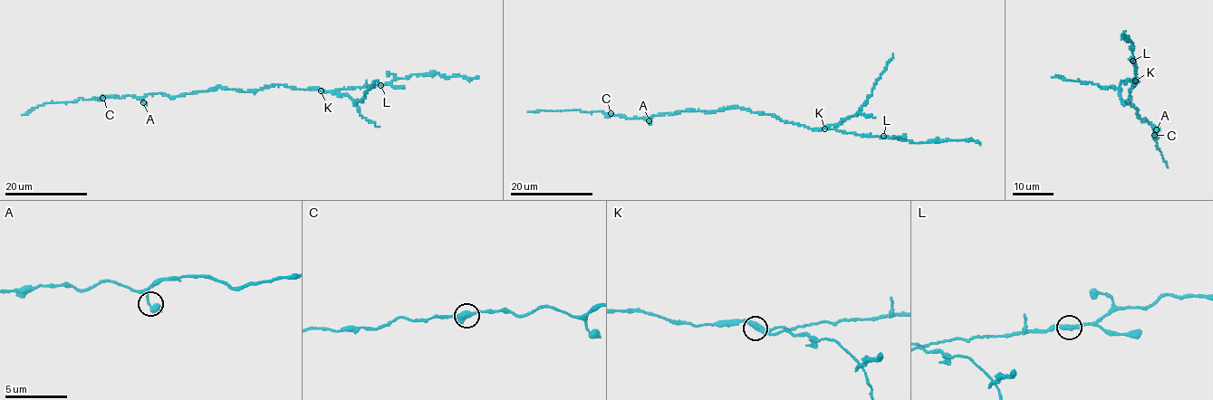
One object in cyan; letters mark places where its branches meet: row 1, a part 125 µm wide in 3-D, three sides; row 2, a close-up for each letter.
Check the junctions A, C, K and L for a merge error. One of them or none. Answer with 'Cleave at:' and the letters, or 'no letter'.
Cleave at: K

